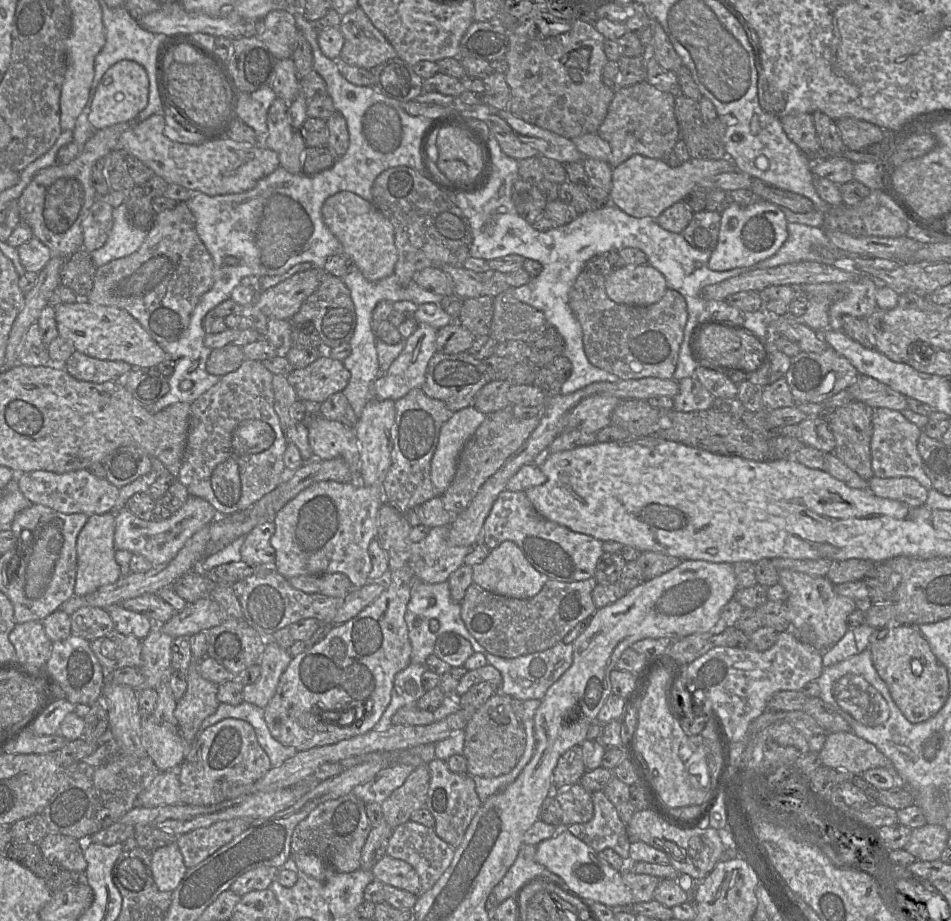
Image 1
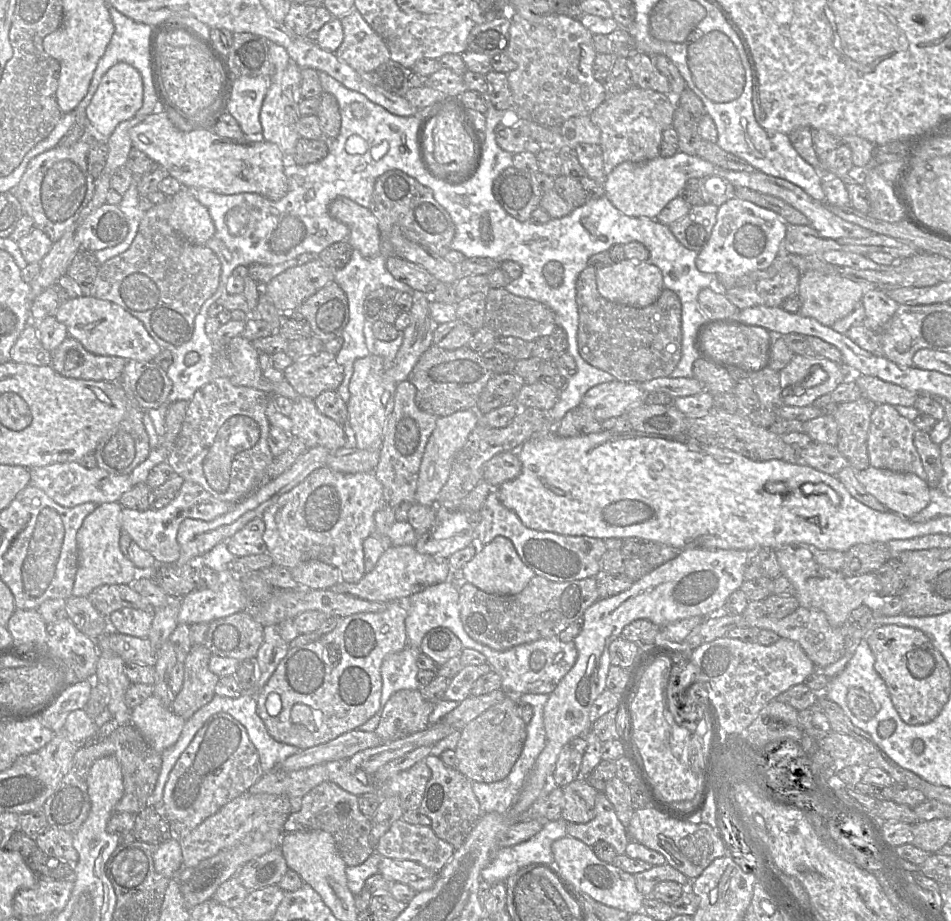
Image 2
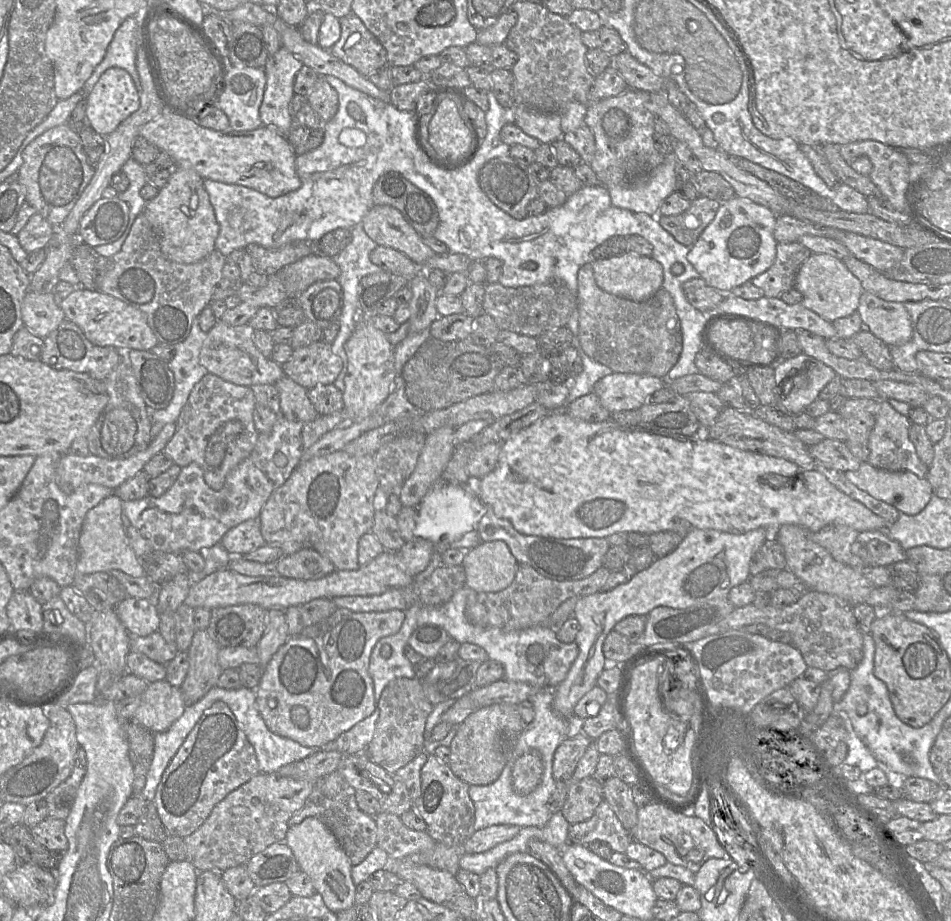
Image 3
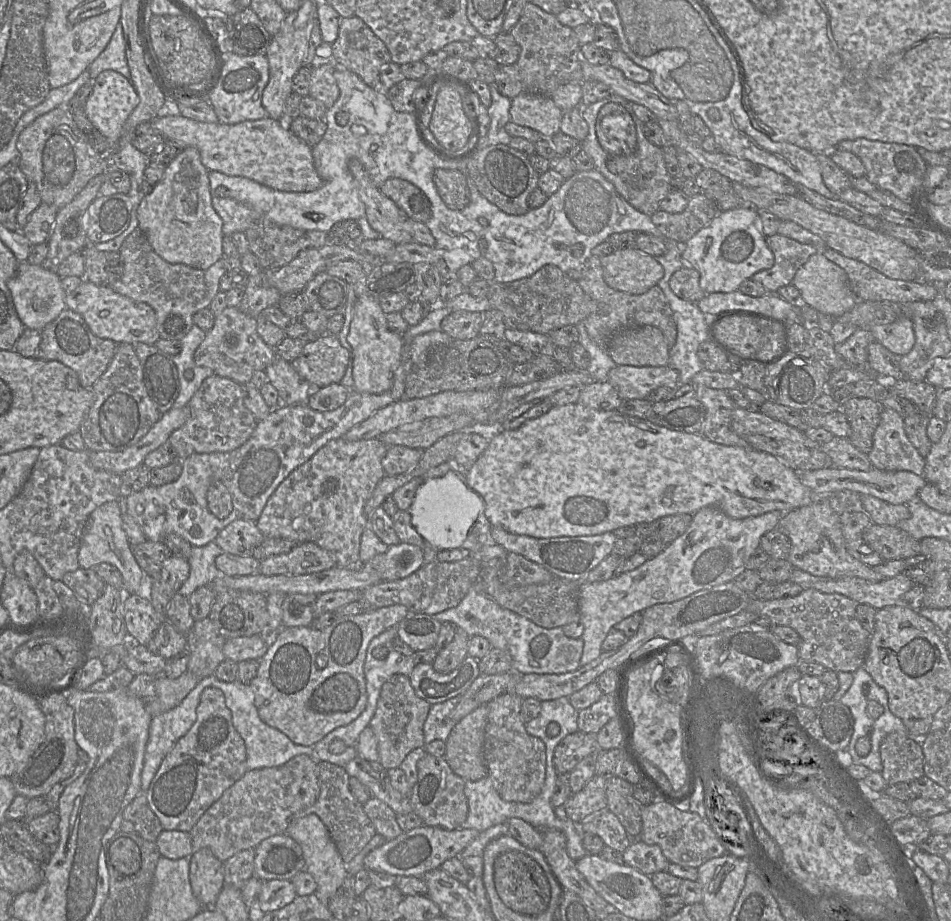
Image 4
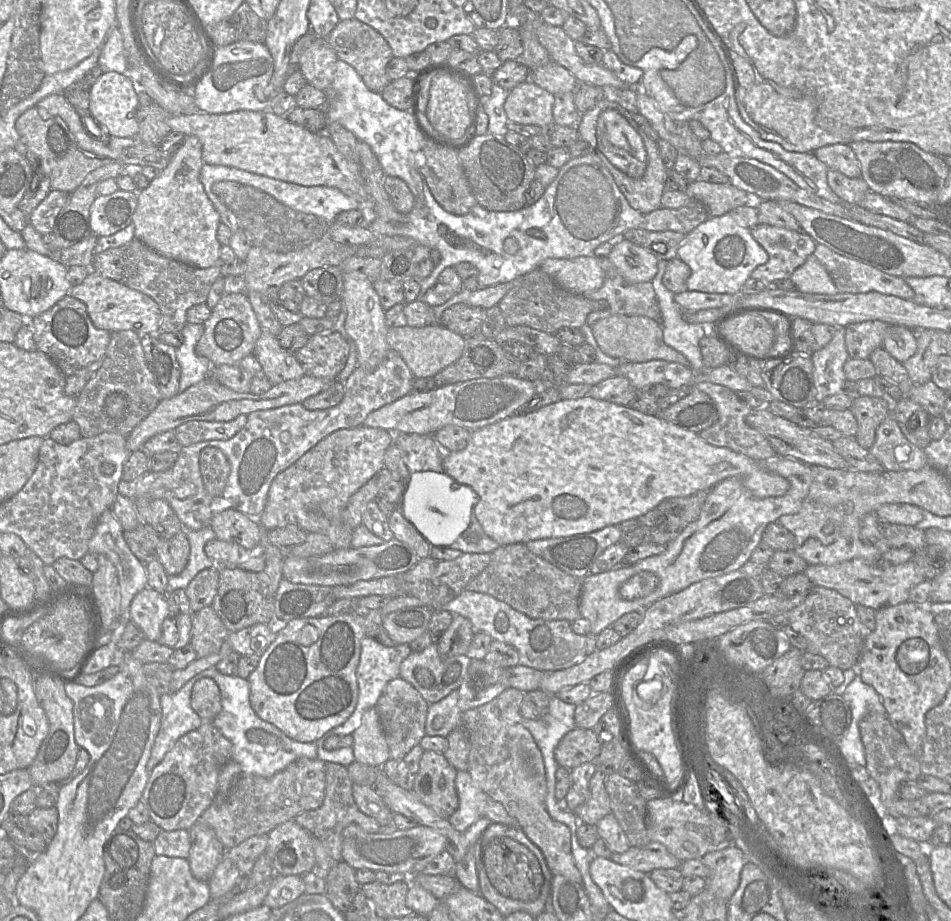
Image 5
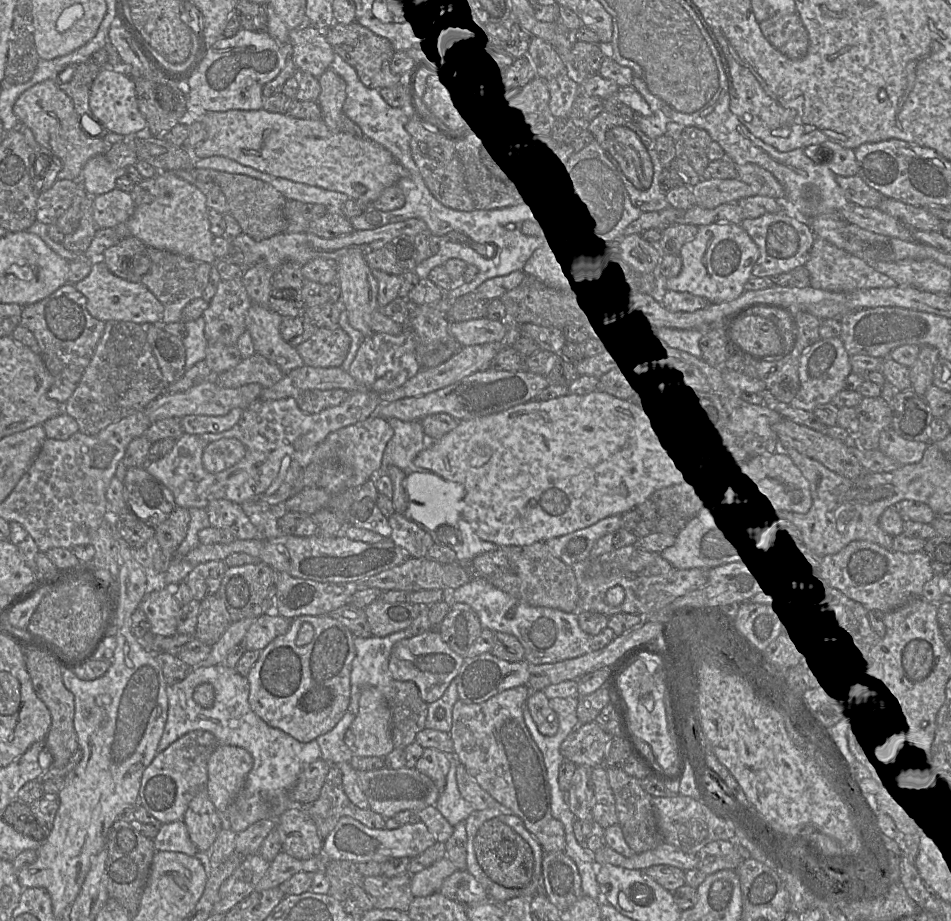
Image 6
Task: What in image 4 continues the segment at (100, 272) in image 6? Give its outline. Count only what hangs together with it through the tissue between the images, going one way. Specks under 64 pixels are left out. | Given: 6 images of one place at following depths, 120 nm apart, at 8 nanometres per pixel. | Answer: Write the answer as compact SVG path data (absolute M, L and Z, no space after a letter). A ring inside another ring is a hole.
M83 279L79 287L67 293L65 302L68 309L83 317L92 333L99 338L132 345L139 342L153 345L160 339L154 310L146 303L115 292L109 286L98 286Z

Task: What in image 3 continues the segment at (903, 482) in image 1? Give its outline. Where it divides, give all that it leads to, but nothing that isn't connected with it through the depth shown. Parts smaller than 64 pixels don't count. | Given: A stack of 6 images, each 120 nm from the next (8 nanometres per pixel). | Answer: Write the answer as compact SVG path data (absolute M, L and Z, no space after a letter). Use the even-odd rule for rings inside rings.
M862 462L857 470L842 473L841 477L874 498L894 506L901 514L916 515L920 513L933 495L932 486L927 478L919 478L910 471L879 469L868 462Z

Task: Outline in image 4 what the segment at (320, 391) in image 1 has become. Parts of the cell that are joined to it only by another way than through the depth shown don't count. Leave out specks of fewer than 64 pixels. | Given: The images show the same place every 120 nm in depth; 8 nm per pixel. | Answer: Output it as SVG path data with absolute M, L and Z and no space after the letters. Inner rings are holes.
M326 332L319 335L316 339L306 342L300 355L291 364L312 388L322 388L341 382L346 372L349 358L349 351L341 345L337 335Z

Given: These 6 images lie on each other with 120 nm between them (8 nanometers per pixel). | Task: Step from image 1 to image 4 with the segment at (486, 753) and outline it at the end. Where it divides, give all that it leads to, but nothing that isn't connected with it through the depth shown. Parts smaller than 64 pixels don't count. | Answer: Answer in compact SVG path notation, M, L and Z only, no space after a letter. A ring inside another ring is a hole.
M487 704L480 705L456 723L446 740L444 759L465 781L477 781L488 776L484 759Z

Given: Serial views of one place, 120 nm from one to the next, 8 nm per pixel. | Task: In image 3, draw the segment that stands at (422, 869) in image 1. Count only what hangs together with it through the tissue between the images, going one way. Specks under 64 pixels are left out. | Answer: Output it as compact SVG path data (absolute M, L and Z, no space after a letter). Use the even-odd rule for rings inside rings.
M381 811L375 817L377 846L382 848L391 860L401 860L409 855L433 849L436 841L426 831L415 831L406 827L399 816Z

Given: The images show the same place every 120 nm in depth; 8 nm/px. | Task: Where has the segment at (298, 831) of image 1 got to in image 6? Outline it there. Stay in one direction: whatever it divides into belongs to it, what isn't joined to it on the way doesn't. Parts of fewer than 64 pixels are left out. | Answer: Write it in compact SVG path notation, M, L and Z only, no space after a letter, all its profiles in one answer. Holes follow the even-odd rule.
M335 764L329 769L319 798L297 806L312 819L323 840L344 816L351 817L371 829L385 829L386 818L370 808L361 809L349 800L343 790L341 770Z

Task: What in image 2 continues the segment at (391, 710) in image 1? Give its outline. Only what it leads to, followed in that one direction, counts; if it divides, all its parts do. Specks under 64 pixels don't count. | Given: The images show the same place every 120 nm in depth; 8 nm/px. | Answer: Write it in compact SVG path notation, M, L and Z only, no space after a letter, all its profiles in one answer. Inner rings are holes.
M407 646L402 651L385 657L381 666L382 694L380 708L373 717L360 725L357 730L374 732L379 725L384 706L396 691L421 688L417 679L417 673L420 670L417 666L419 654L419 649Z

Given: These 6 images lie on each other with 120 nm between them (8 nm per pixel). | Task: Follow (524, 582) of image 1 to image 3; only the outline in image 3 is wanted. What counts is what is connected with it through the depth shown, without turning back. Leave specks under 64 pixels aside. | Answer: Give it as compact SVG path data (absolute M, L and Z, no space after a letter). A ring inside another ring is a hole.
M494 540L470 549L462 566L467 587L477 592L499 592L513 582L519 563L504 541Z

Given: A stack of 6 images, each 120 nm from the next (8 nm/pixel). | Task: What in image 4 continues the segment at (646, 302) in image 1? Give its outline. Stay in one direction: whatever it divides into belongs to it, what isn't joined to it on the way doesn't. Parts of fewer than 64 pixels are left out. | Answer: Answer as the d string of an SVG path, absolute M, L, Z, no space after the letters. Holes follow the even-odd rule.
M637 248L618 249L600 261L607 285L633 295L647 292L664 275L664 268L656 258Z

